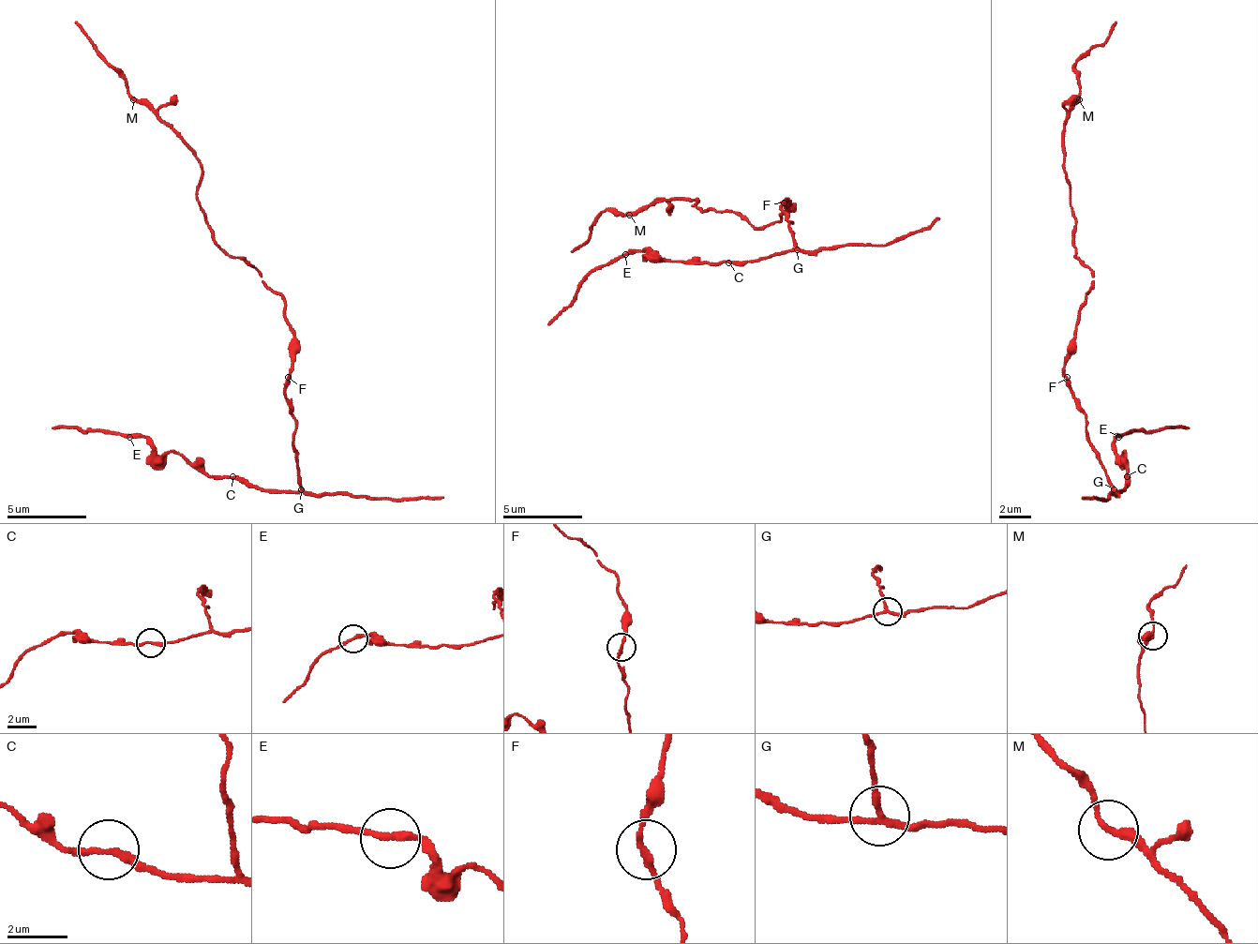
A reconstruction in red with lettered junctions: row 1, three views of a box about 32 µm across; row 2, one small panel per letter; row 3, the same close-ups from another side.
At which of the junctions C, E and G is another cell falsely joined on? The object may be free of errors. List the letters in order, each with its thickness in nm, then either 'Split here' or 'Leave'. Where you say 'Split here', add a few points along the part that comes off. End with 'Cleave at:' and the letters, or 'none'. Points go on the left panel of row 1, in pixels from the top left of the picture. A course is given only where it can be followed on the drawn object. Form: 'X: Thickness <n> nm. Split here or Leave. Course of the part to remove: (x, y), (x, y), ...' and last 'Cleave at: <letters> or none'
C: Thickness 220 nm. Leave
E: Thickness 190 nm. Leave
G: Thickness 190 nm. Split here. Course of the part to remove: (300, 488), (284, 393), (292, 325), (261, 274), (213, 238), (197, 199), (201, 159), (74, 20)
Cleave at: G

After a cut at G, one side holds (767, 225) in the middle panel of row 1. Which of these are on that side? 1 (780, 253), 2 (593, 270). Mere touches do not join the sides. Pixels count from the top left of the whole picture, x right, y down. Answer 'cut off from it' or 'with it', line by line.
1: cut off from it
2: cut off from it

